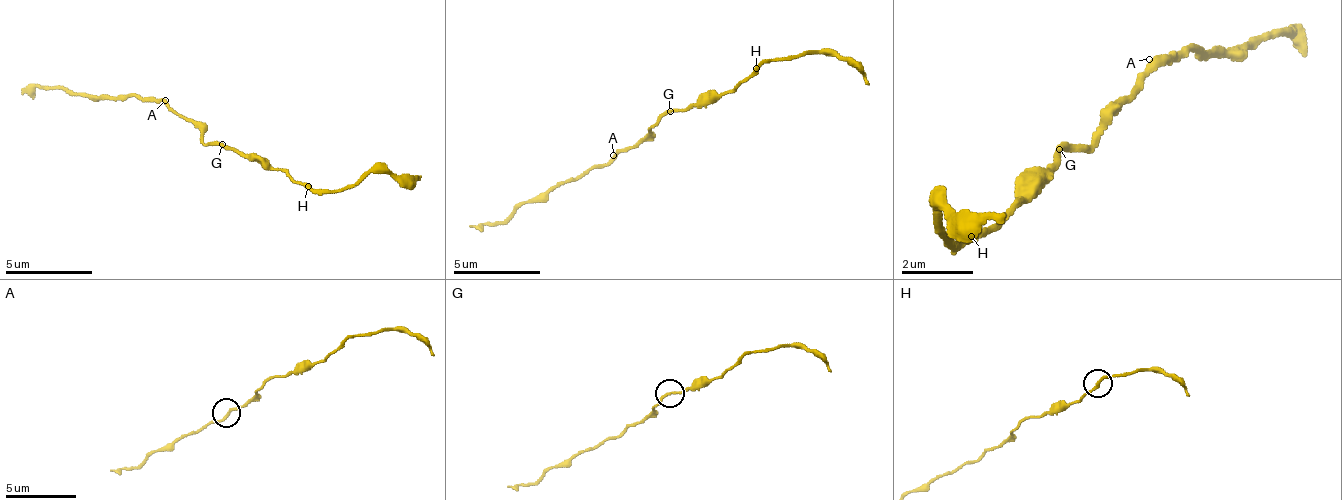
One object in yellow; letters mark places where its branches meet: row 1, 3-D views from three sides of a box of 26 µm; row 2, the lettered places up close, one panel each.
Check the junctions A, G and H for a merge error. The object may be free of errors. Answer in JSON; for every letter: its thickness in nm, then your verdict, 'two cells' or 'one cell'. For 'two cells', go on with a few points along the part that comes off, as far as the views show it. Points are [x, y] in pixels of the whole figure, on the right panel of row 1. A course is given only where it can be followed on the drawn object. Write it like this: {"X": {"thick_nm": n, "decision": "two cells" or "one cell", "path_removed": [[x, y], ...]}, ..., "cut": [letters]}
{"A": {"thick_nm": 190, "decision": "one cell"}, "G": {"thick_nm": 180, "decision": "one cell"}, "H": {"thick_nm": 180, "decision": "one cell"}, "cut": []}

